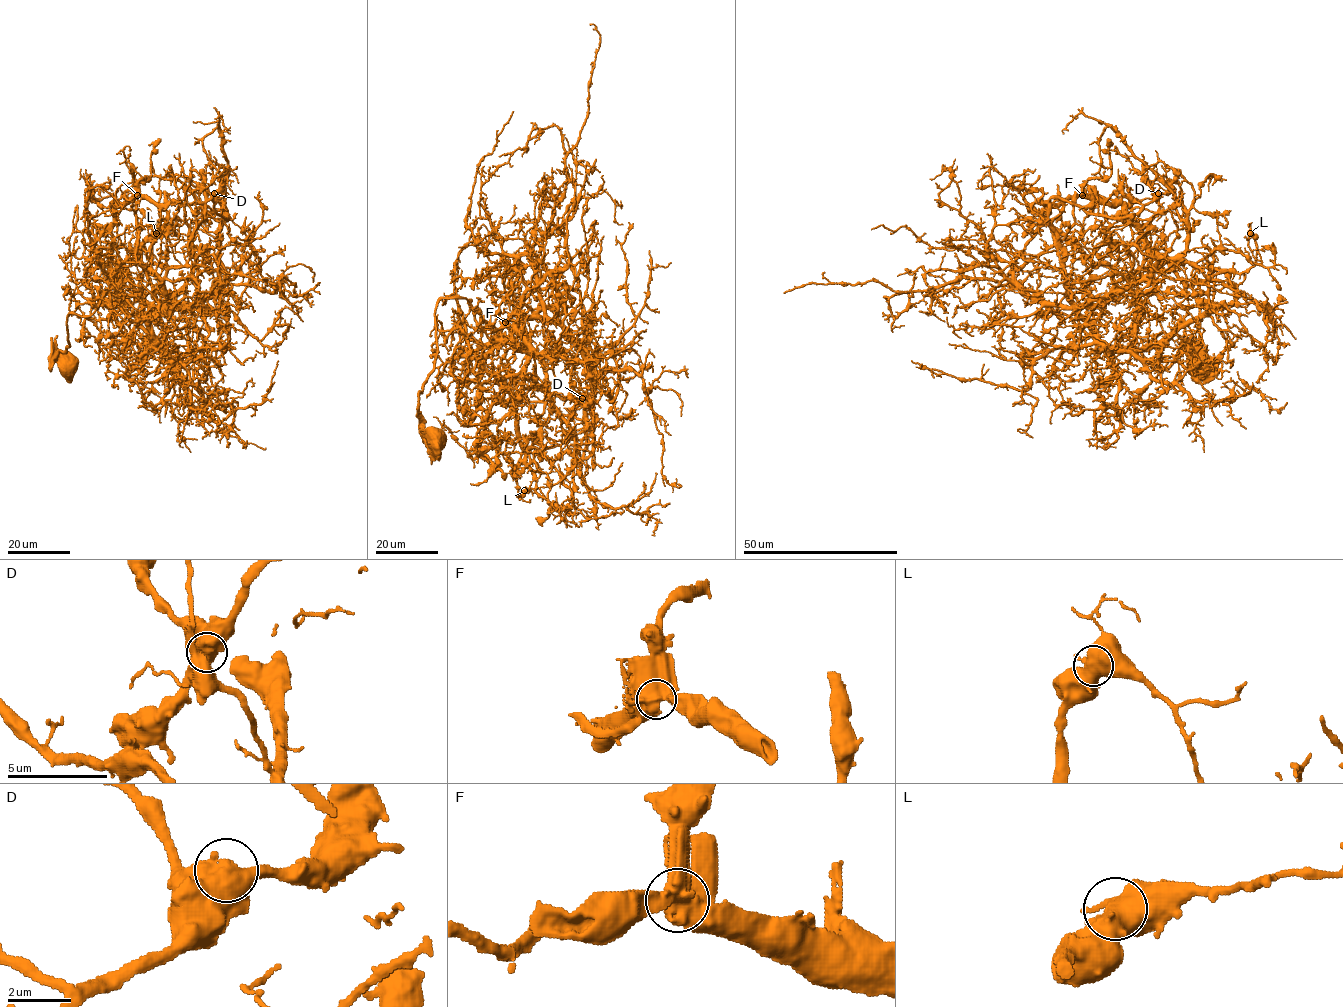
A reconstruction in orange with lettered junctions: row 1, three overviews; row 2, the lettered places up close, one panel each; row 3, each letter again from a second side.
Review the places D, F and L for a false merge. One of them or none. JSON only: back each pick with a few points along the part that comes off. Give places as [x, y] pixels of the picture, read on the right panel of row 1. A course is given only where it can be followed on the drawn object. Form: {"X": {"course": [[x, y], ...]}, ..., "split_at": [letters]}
{"split_at": []}

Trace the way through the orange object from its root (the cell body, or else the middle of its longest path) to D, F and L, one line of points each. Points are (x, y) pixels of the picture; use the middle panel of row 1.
D: (437, 438), (419, 394), (442, 299), (499, 330), (578, 289), (594, 362), (582, 398)
F: (437, 438), (419, 410), (437, 303), (465, 298), (480, 327), (513, 328), (469, 357), (480, 384), (505, 322)
L: (437, 438), (419, 410), (434, 310), (465, 298), (480, 327), (528, 346), (524, 490)

